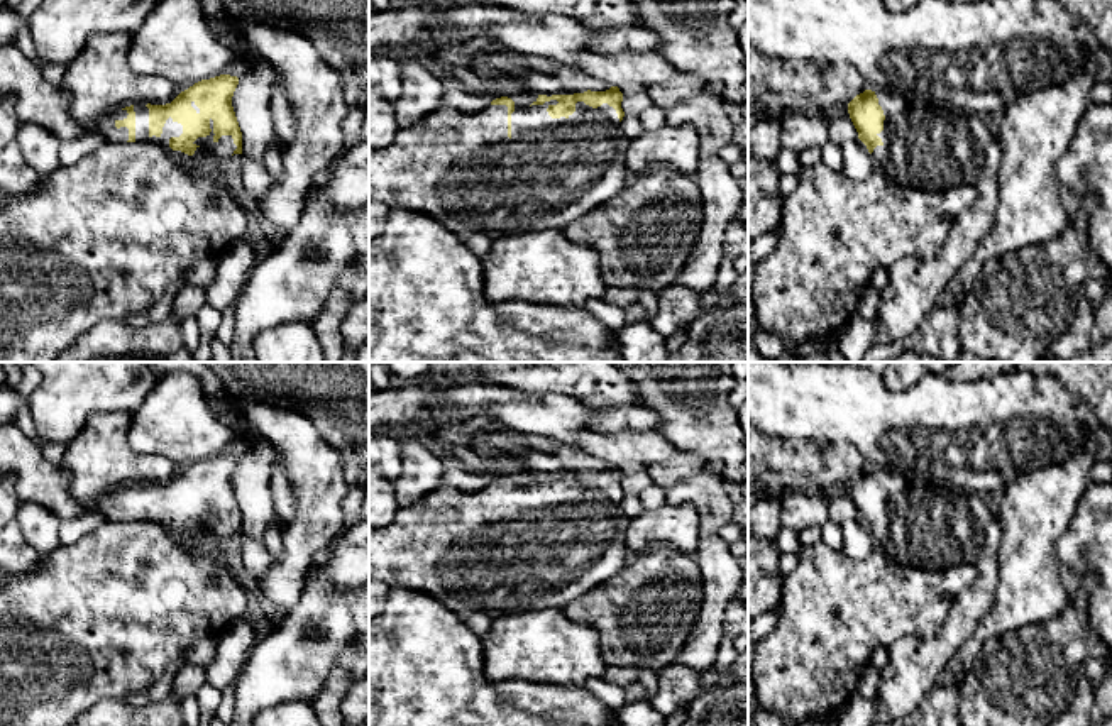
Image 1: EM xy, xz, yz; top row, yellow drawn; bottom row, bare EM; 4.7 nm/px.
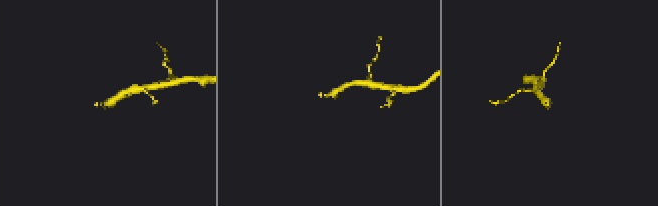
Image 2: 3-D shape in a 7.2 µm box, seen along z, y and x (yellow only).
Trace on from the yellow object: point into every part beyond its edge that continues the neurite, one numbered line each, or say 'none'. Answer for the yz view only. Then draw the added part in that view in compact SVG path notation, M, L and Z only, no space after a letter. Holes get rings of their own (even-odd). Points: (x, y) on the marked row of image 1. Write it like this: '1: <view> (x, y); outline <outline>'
1: yz (928, 146); outline M875 91L884 110L882 146L872 152L872 164L906 188L944 191L963 183L975 184L987 146L994 140L994 124L978 115L958 112L921 96L899 91Z

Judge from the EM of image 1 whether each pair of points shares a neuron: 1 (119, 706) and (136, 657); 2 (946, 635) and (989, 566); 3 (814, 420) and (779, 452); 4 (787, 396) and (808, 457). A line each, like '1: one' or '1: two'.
1: two
2: one
3: two
4: two

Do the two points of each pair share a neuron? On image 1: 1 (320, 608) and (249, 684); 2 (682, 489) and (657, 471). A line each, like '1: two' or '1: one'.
1: one
2: two

